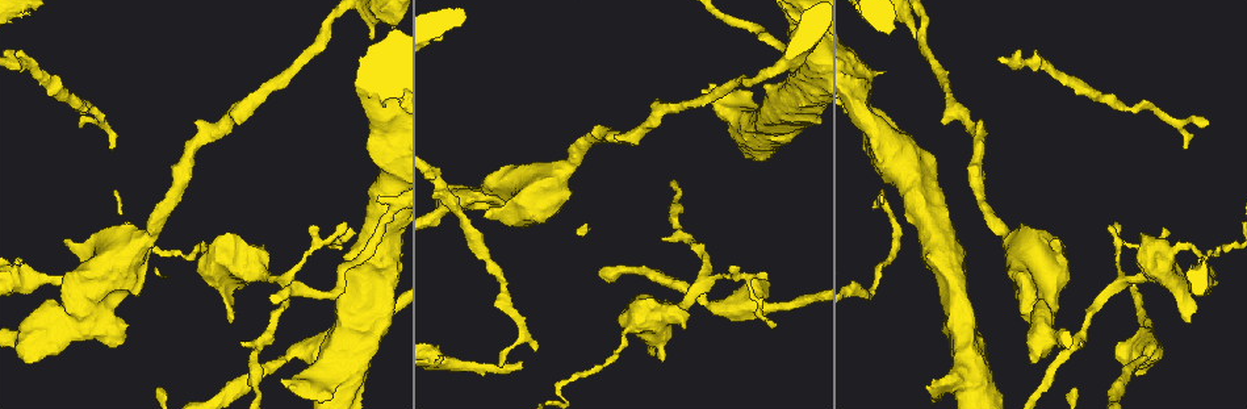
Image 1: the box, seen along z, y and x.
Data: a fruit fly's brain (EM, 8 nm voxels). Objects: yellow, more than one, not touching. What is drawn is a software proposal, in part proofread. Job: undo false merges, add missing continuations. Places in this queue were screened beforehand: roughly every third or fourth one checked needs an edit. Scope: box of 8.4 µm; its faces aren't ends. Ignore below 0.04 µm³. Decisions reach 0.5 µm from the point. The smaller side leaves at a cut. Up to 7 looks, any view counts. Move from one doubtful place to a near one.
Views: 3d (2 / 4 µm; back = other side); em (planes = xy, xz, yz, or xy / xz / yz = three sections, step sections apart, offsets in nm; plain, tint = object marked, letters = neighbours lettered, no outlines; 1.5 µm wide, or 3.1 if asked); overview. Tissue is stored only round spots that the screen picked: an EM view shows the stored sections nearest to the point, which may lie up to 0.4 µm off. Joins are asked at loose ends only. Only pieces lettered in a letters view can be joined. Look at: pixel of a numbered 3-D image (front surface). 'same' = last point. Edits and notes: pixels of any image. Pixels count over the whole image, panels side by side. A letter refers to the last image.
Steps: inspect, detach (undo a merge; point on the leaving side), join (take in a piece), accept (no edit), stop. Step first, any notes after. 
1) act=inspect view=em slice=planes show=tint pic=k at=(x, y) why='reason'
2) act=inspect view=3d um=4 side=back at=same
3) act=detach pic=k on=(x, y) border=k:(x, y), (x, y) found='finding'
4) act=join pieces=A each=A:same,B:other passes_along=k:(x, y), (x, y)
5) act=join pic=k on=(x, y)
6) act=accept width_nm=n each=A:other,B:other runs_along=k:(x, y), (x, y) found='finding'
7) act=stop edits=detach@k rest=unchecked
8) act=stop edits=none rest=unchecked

act=inspect view=em slice=xz step=8 show=plain pic=1 at=(520, 362)

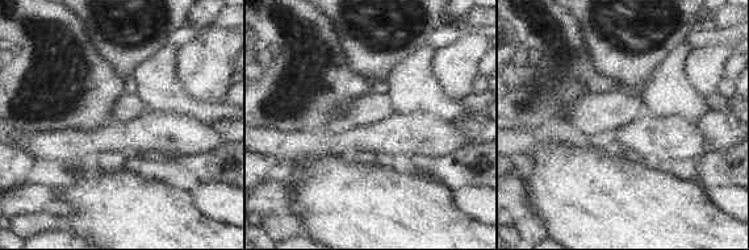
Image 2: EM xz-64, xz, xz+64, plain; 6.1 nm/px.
act=inspect view=em slice=xz step=8 show=letters at=same why='what lies round it'

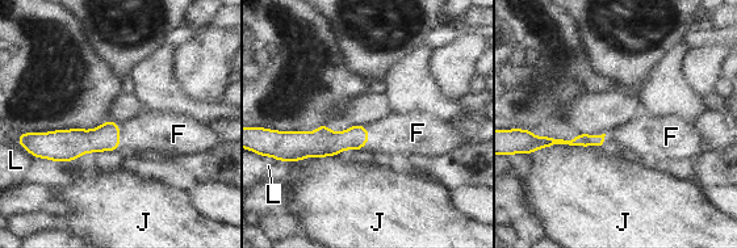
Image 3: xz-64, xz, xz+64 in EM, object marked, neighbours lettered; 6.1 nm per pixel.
act=join pieces=F each=F:same,J:other,L:other found='the neuron continues'

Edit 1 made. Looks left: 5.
act=inspect view=3d um=2 pic=1 at=(1207, 124) why='free end'

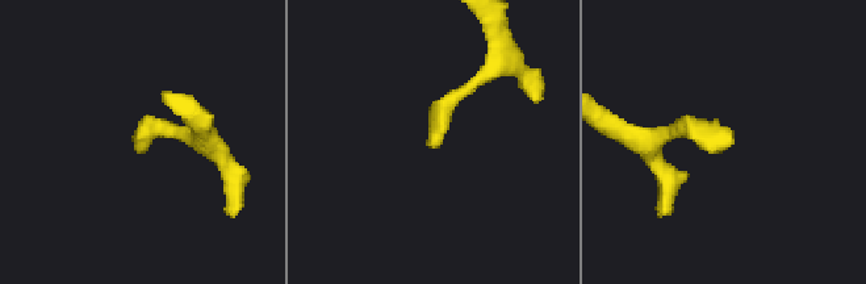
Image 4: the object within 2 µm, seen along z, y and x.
act=inspect view=em slice=yz step=8 show=letters pic=4 at=(134, 146)

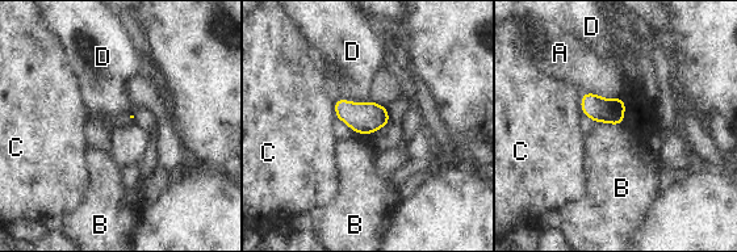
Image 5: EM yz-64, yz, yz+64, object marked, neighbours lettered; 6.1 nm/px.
act=accept each=A:other,B:other,C:other,D:other border=5:(336, 96), (351, 101), (371, 101) found='no lettered piece goes on from it'

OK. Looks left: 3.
act=inspect view=3d um=4 pic=1 at=(344, 226) why='tapers out'

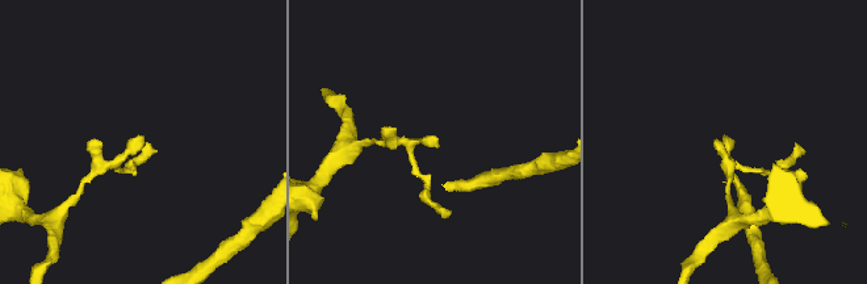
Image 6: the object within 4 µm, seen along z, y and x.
act=inspect view=em slice=yz step=4 show=tint pic=6 at=(722, 136)

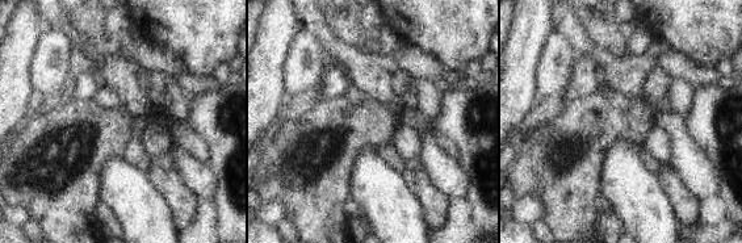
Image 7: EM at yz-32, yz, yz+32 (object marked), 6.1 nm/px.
act=inspect view=em slice=planes show=letters at=same why='cut it another way'

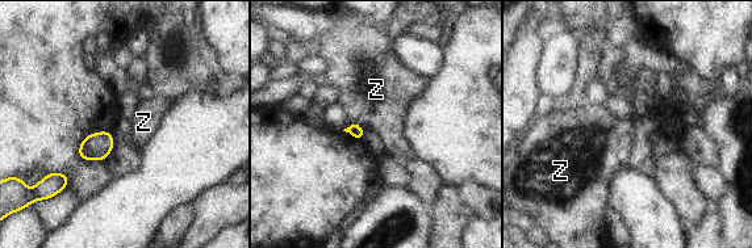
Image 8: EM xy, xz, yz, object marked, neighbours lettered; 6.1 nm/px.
act=accept longest_contact=Z:80nm each=Z:other found='no lettered piece goes on from it'

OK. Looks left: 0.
act=stop edits=join@3 rest=unchecked

